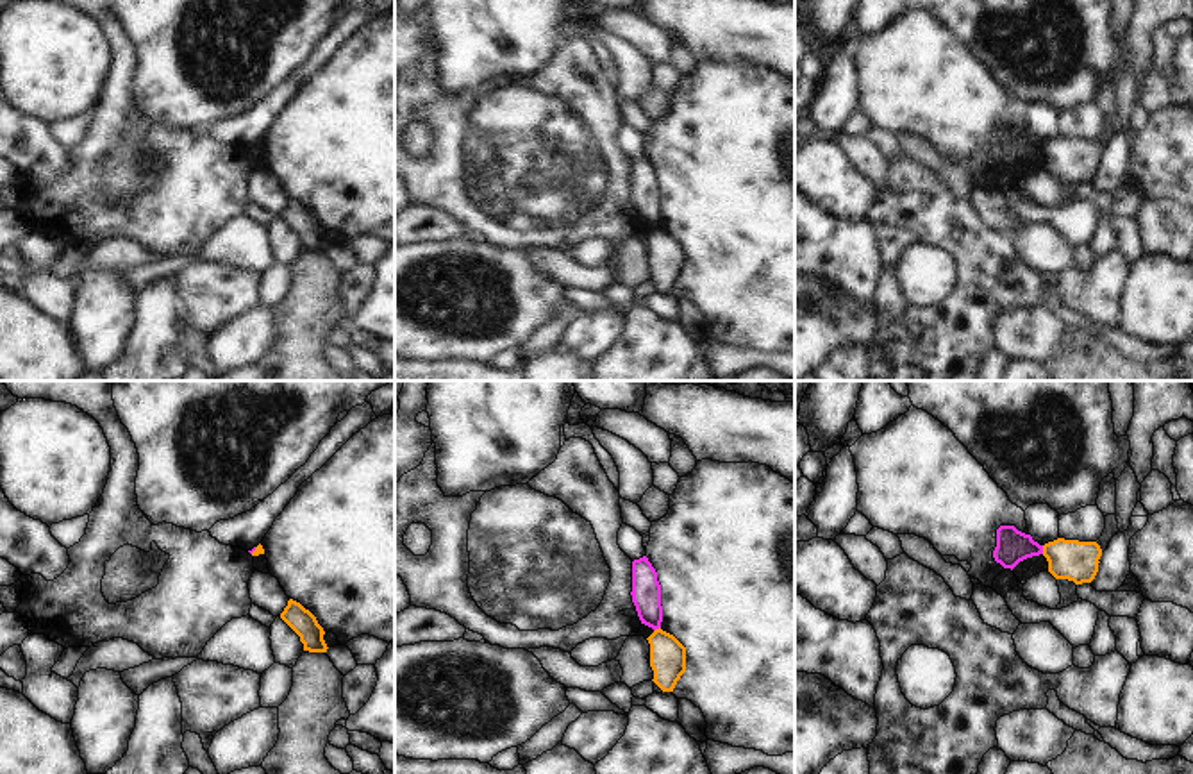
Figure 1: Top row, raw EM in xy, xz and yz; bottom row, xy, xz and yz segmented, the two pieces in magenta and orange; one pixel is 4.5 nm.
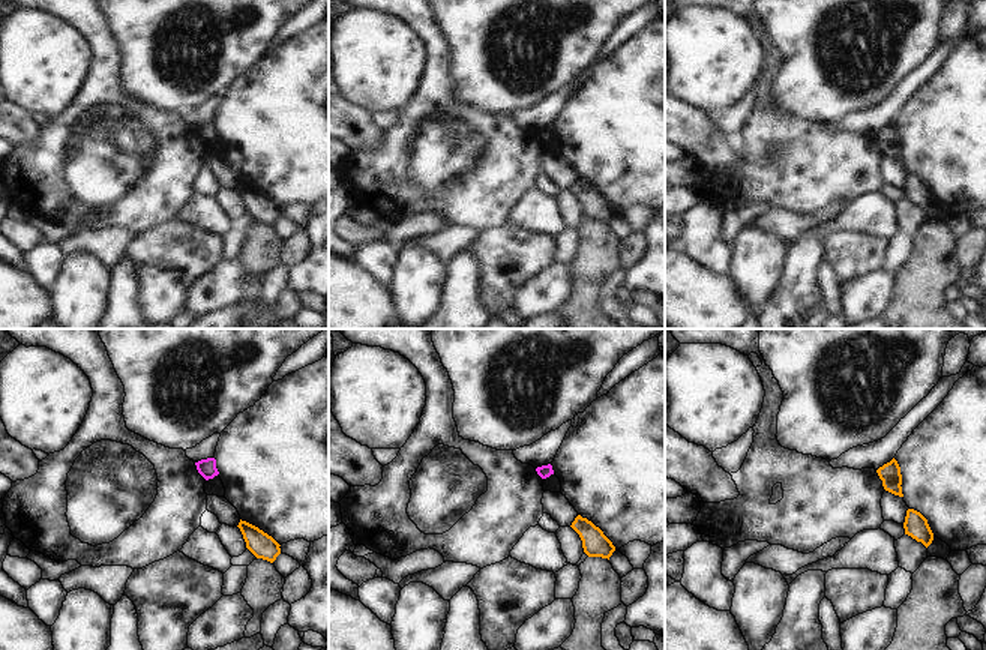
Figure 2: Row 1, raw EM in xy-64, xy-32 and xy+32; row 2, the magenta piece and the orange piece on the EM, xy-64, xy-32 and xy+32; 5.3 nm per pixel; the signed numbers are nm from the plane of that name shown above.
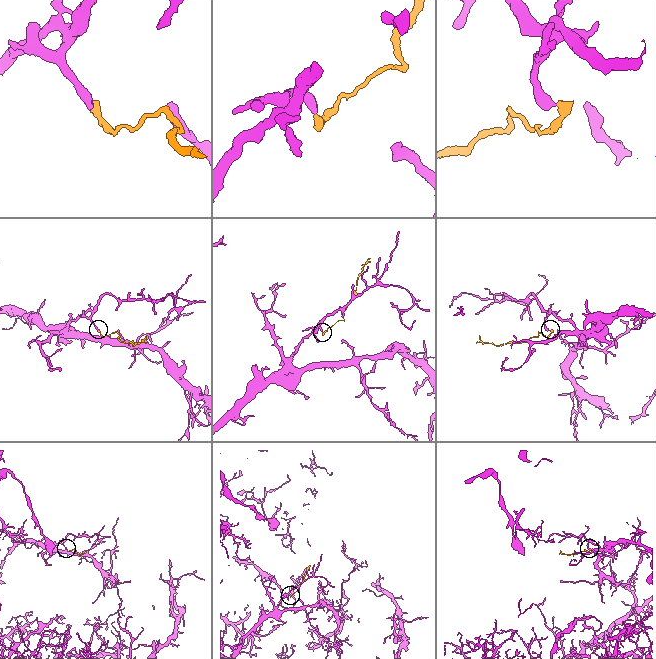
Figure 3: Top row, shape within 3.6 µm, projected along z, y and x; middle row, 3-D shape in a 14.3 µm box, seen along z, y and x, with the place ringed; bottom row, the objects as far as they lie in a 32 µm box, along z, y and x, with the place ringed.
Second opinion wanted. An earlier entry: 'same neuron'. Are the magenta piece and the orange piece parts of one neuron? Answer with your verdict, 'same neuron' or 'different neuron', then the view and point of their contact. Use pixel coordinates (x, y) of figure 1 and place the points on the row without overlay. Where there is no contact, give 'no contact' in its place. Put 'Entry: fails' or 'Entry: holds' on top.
Entry: fails
different neuron | yz (1042, 149)

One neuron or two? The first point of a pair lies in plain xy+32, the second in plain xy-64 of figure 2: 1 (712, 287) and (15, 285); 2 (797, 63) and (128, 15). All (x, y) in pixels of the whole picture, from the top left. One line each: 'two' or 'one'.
1: one
2: one

